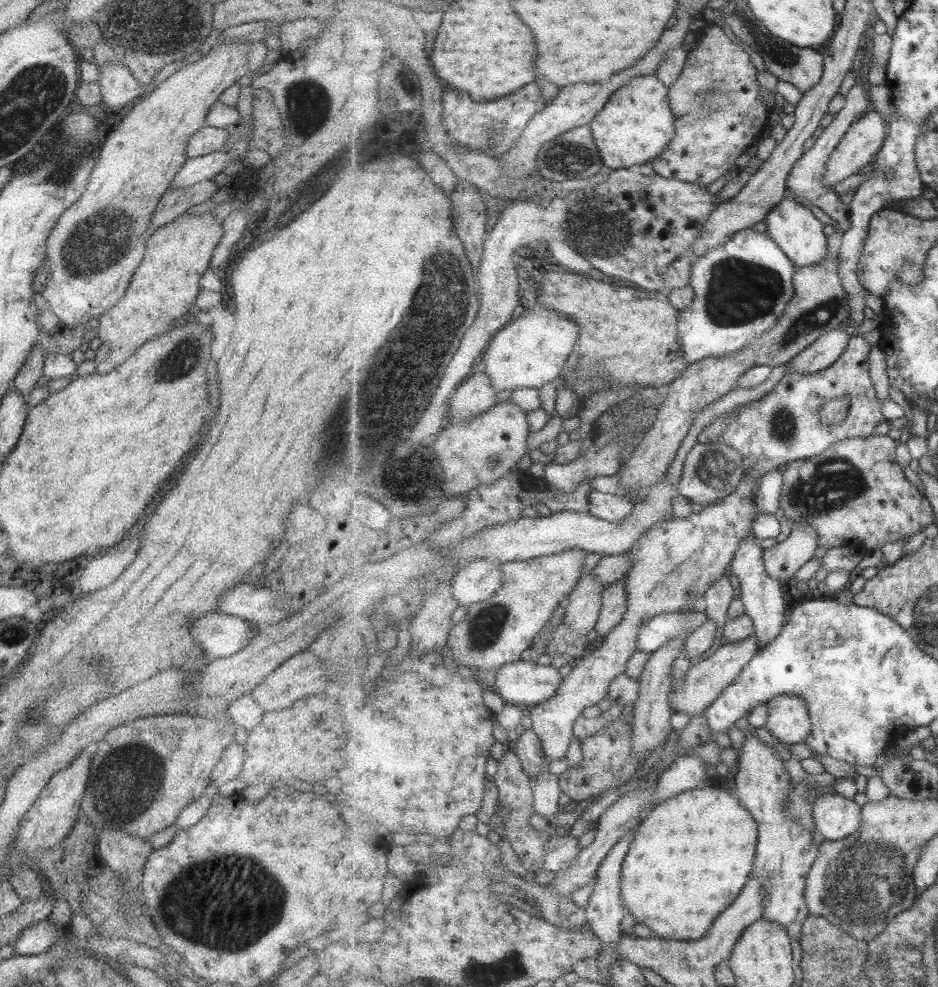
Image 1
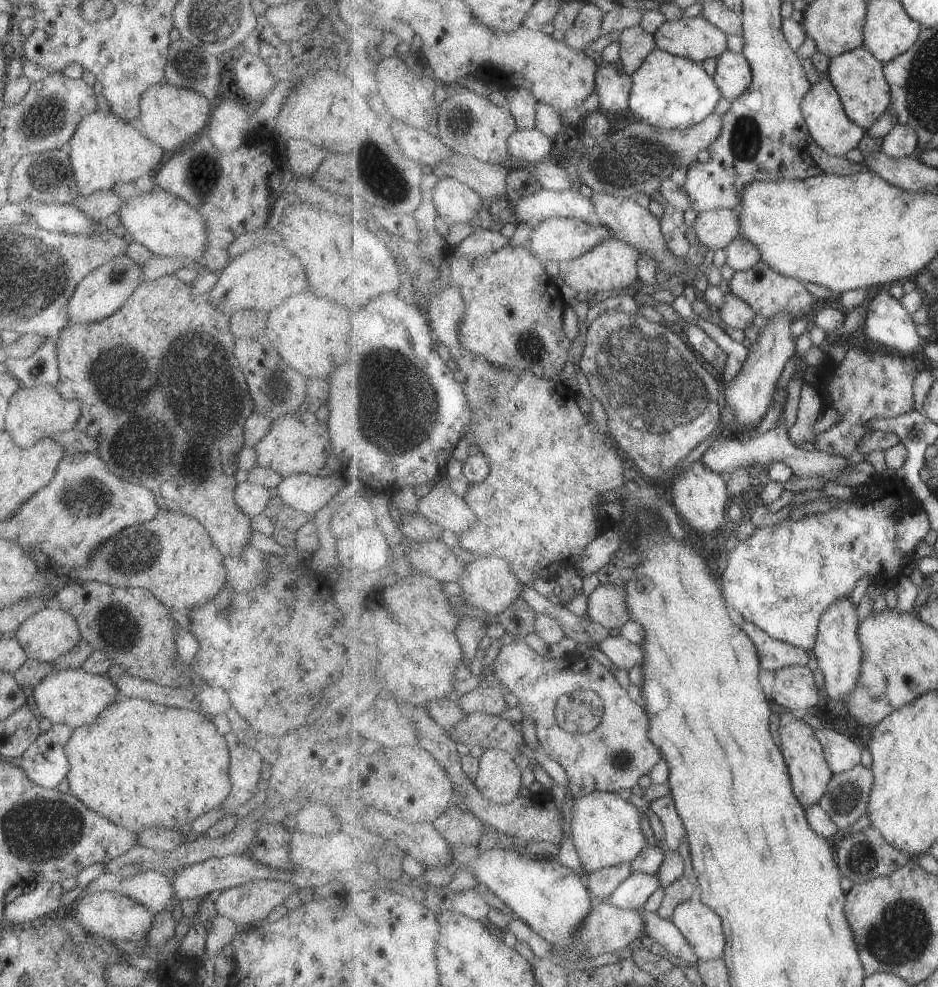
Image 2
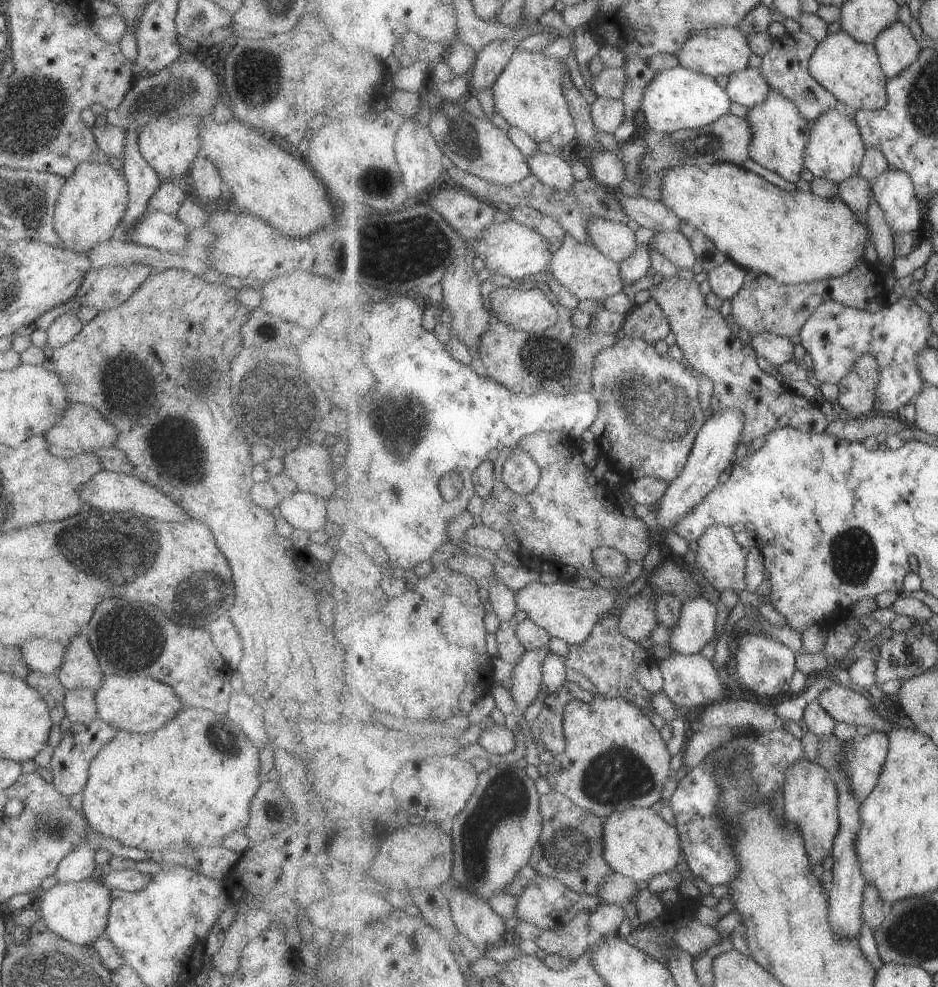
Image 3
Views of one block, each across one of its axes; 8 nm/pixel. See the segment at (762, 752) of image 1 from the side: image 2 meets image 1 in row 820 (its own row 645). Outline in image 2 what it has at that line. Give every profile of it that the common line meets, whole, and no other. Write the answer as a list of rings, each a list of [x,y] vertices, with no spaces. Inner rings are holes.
[[[743,620],[741,628],[749,632],[749,636],[756,644],[763,670],[775,672],[793,665],[807,666],[811,662],[809,654],[803,647],[773,638],[751,621]]]

